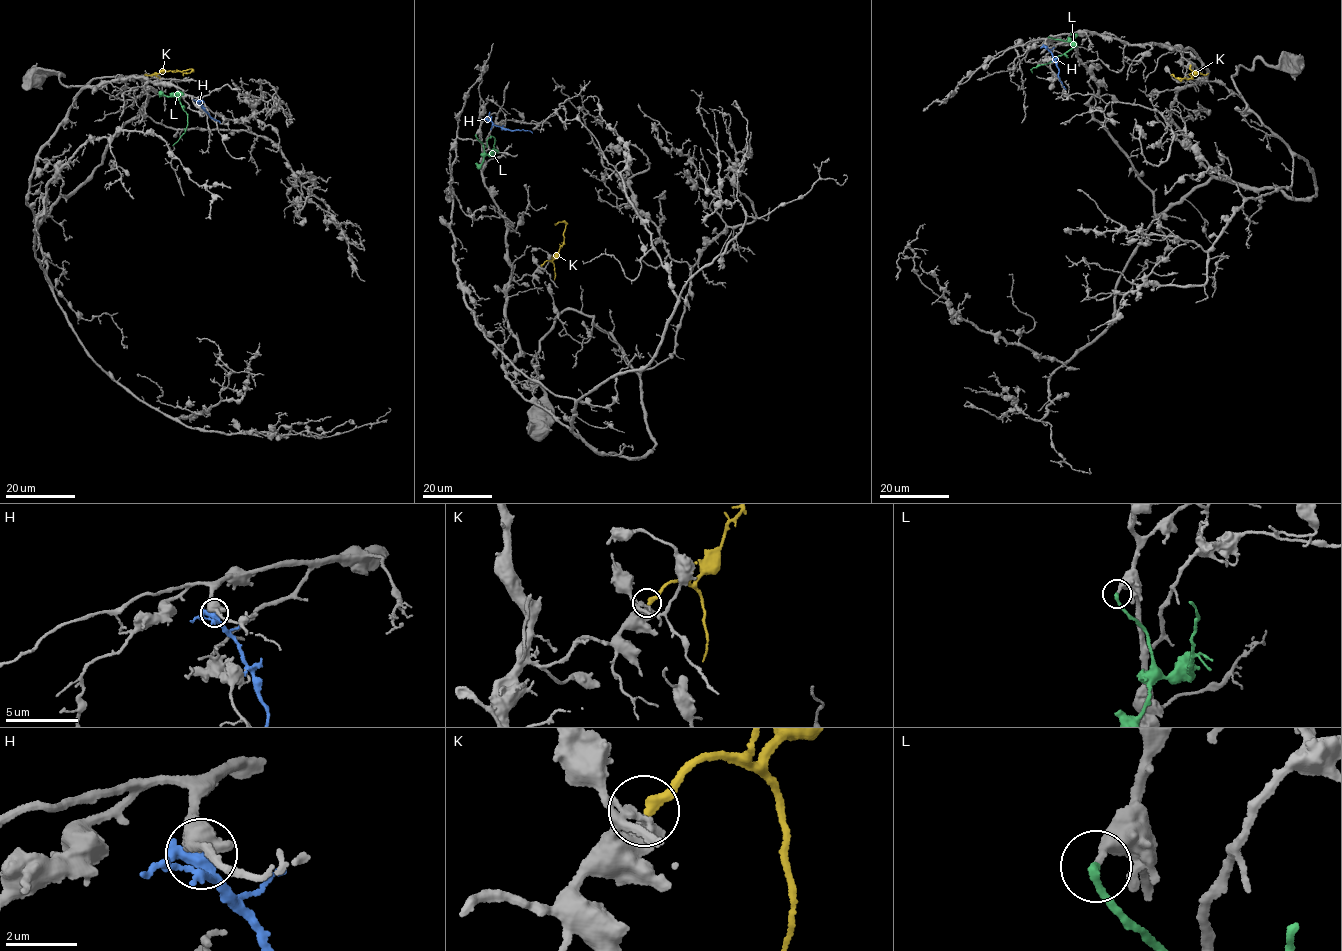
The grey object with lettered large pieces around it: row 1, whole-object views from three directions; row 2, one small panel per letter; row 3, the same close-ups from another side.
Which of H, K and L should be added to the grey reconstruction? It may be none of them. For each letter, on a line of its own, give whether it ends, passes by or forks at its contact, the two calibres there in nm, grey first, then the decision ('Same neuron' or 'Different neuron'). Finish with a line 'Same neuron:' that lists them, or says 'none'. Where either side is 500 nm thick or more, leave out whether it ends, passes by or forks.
H: It passes by. Thickness 400 nm (grey) against 360 nm. Different neuron
K: It ends there. Thickness 200 nm (grey) against 280 nm. Same neuron
L: It ends there. Thickness 200 nm (grey) against 220 nm. Different neuron
Same neuron: K

